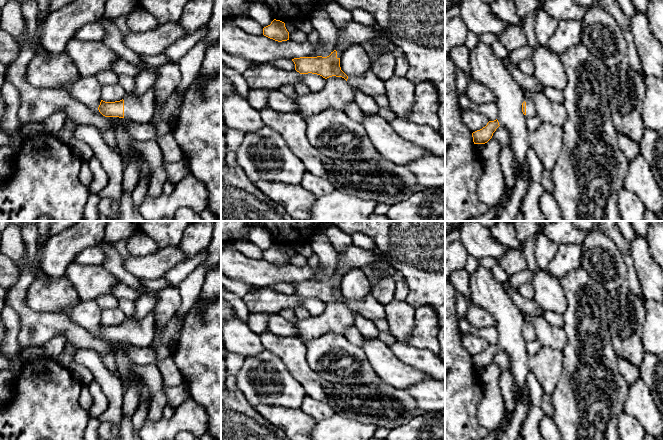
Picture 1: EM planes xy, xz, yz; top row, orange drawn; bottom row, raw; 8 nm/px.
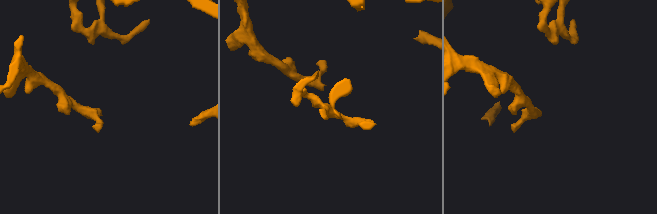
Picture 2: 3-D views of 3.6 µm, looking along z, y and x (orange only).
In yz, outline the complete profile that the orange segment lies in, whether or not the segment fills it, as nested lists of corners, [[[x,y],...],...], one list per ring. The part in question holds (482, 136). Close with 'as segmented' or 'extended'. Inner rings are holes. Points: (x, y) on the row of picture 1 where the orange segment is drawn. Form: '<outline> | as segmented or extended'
[[[458,94],[458,104],[460,109],[472,110],[485,115],[489,122],[485,127],[472,133],[474,144],[485,144],[493,136],[493,133],[500,126],[497,120],[498,109],[495,102],[476,104],[472,102],[467,94]]] | extended

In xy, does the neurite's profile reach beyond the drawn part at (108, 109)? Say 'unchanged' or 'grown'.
grown

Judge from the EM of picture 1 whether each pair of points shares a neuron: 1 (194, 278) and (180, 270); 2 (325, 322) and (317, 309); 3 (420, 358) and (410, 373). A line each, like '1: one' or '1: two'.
1: two
2: two
3: two

